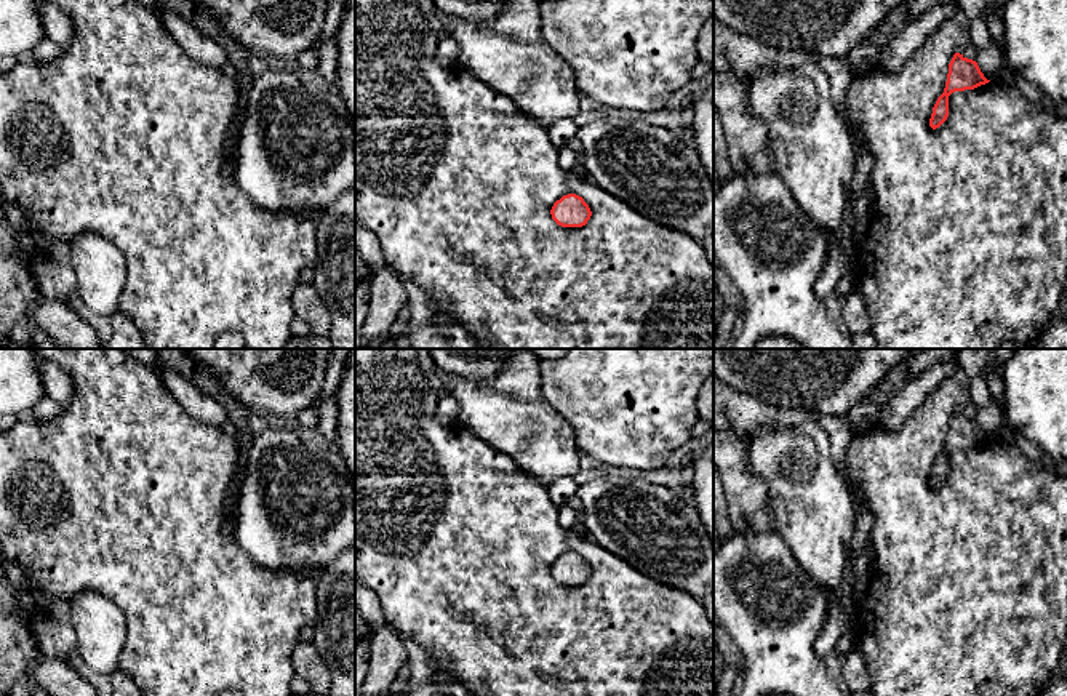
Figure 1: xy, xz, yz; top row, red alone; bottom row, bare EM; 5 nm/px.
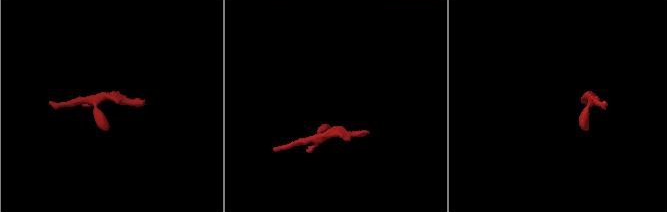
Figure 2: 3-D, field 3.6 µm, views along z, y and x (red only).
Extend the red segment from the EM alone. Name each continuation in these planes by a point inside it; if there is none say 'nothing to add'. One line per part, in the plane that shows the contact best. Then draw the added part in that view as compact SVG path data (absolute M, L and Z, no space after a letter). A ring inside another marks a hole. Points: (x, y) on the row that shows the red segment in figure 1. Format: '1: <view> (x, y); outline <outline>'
nothing to add

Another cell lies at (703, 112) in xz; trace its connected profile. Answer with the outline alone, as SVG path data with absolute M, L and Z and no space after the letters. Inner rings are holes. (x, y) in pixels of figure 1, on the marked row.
M713 85L694 96L691 128L694 150L713 187Z

